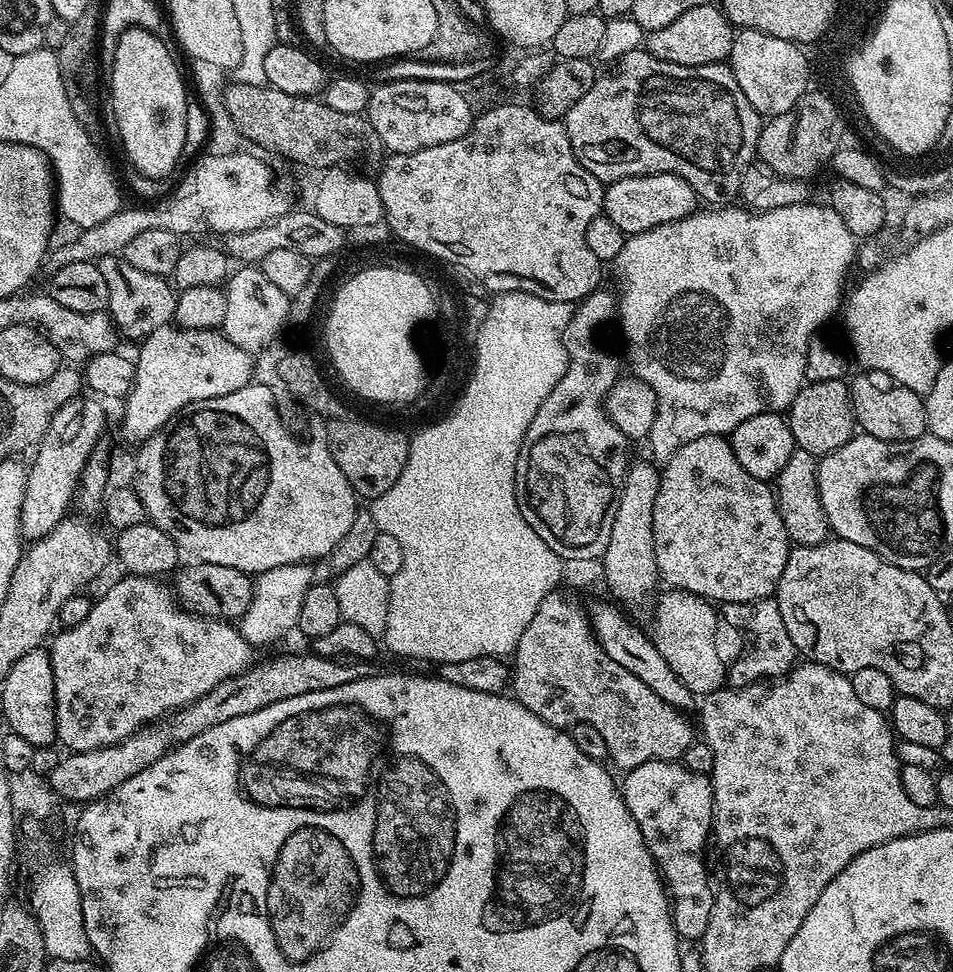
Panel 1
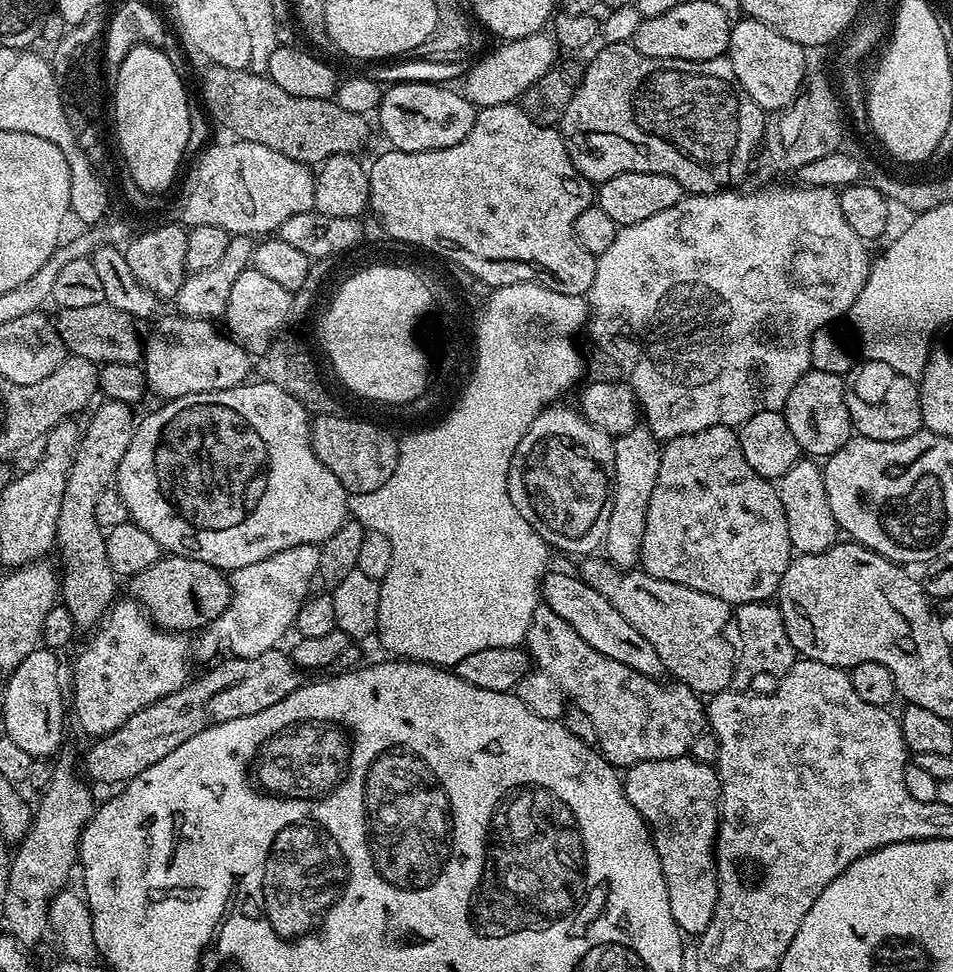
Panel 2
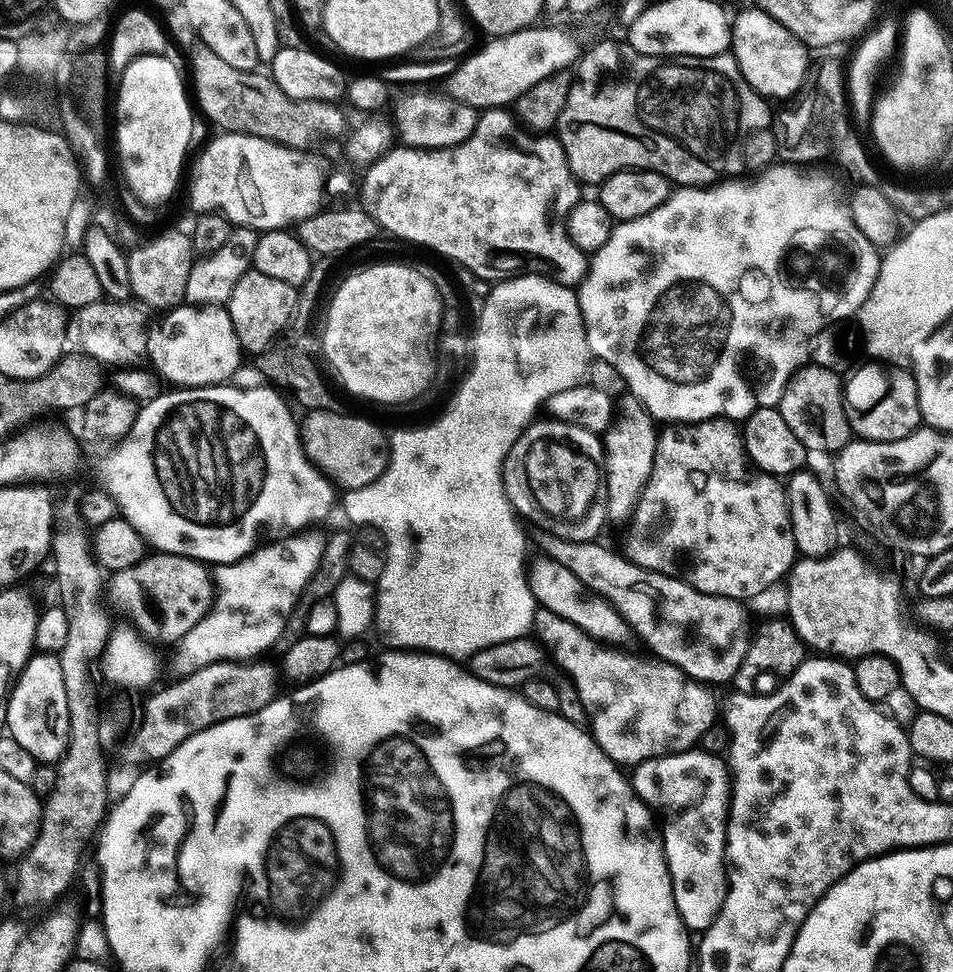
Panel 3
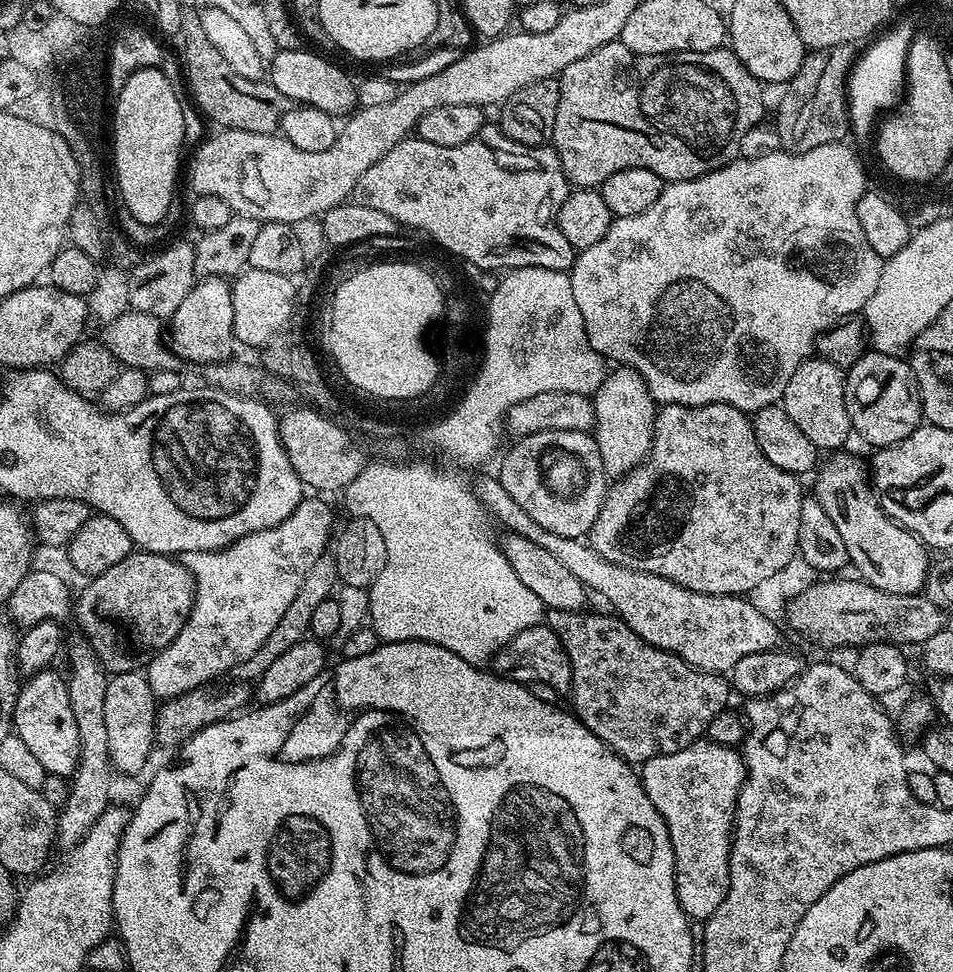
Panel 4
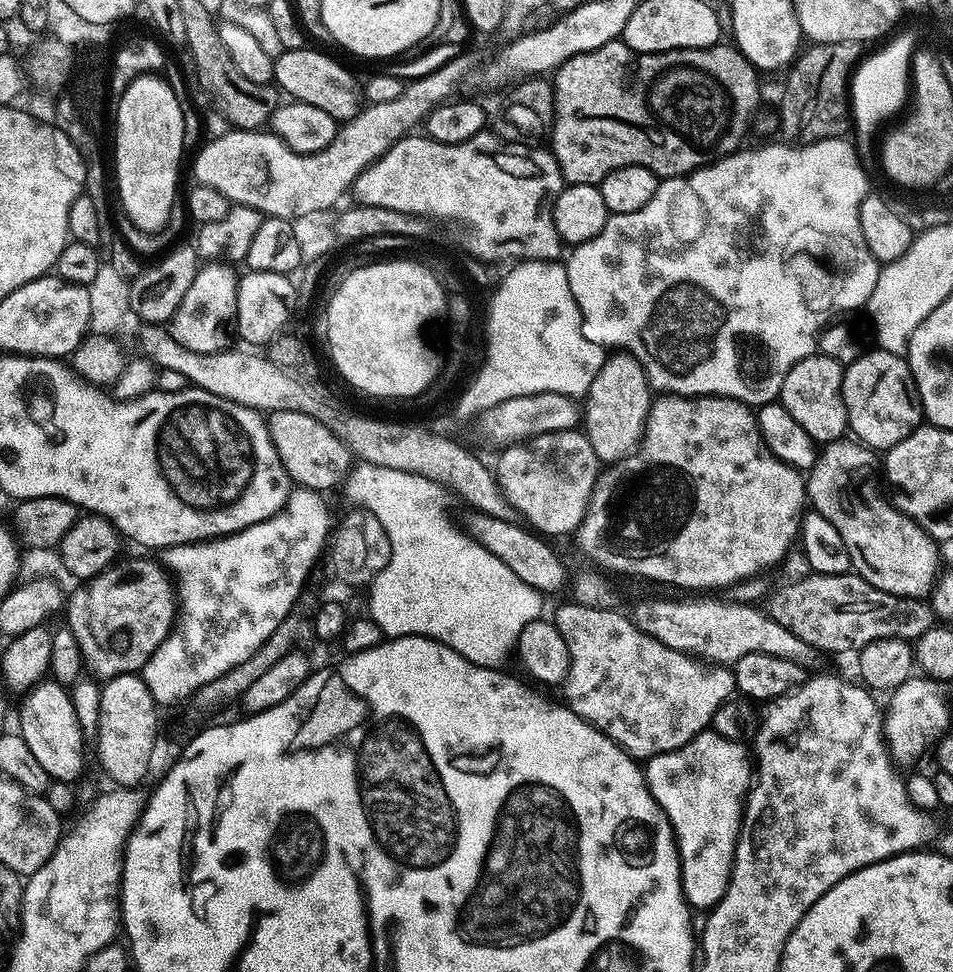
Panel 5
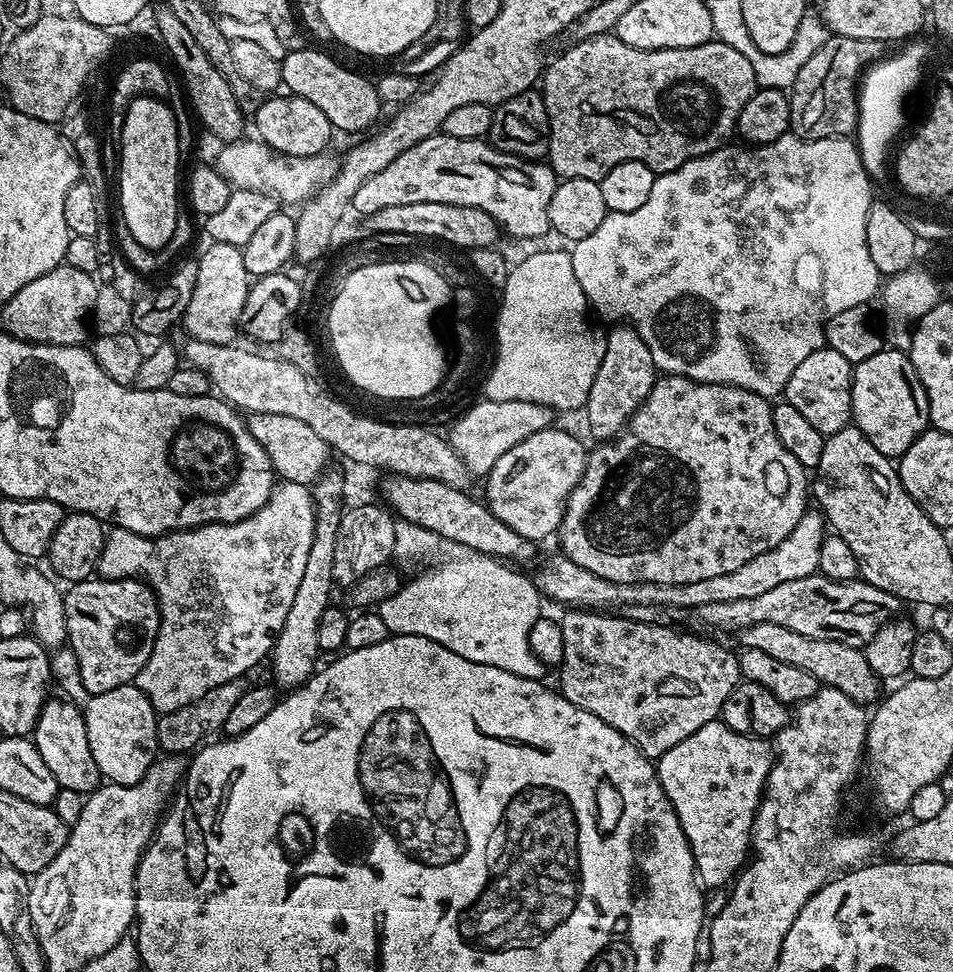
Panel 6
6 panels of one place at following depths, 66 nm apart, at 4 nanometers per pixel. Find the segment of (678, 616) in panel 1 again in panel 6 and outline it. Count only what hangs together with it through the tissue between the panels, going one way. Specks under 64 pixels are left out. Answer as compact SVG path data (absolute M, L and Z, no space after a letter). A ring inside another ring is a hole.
M750 624L743 629L742 636L744 648L762 650L765 654L778 658L778 662L790 662L790 666L798 666L814 674L814 678L818 678L821 685L837 688L857 704L867 705L868 700L876 696L878 677L870 670L863 651L859 648L851 648L833 640L811 640L802 634L794 634L794 630L786 630L786 626L773 624Z

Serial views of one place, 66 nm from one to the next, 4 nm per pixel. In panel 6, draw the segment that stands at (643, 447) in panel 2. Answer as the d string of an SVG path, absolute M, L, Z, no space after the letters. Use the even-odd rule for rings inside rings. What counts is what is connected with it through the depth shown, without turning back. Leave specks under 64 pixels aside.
M612 326L604 340L604 357L594 386L590 386L586 413L588 428L600 442L608 442L624 431L627 423L636 415L636 407L648 396L658 370L652 364L646 342L630 326Z

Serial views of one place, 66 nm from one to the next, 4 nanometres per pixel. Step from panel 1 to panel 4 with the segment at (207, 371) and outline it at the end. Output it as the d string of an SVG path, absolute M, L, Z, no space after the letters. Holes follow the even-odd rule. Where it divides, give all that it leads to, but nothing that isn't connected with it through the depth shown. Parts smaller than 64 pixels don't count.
M209 276L193 284L190 294L178 310L170 317L172 336L170 332L170 347L185 361L193 360L196 364L205 366L218 365L227 361L233 354L234 345L234 302L232 301L232 286L227 279Z

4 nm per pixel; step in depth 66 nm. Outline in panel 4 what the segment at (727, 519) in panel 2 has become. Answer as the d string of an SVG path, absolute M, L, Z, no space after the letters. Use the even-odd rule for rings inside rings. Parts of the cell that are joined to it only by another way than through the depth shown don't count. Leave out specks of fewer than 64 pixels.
M665 404L656 413L654 430L658 430L658 440L670 440L668 444L664 442L664 446L658 442L658 446L652 446L652 451L648 453L648 458L654 458L654 454L658 456L654 458L654 464L662 466L650 466L650 462L645 460L627 476L617 479L613 483L616 485L607 489L600 514L591 527L590 543L602 558L635 572L658 574L683 588L718 592L751 588L765 576L771 576L785 560L797 555L798 522L802 518L802 502L806 492L800 489L796 481L799 479L793 473L778 470L778 466L762 454L749 413L729 404L703 404L697 408L685 404ZM664 472L676 472L694 482L698 488L696 498L700 514L692 514L682 536L674 544L634 544L634 534L628 530L628 516L634 512L634 504L648 494L654 480Z

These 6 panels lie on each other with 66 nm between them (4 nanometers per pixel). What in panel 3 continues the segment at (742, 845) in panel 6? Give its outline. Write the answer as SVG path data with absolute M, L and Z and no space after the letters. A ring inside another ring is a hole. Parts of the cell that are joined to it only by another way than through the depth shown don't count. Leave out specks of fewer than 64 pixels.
M689 750L673 756L663 756L657 760L647 760L635 765L633 772L636 773L631 773L630 779L636 795L649 808L655 810L662 821L664 857L670 870L674 906L678 906L678 914L689 933L702 934L722 910L722 902L728 893L724 847L728 837L728 806L732 794L730 769L721 757L712 752Z

